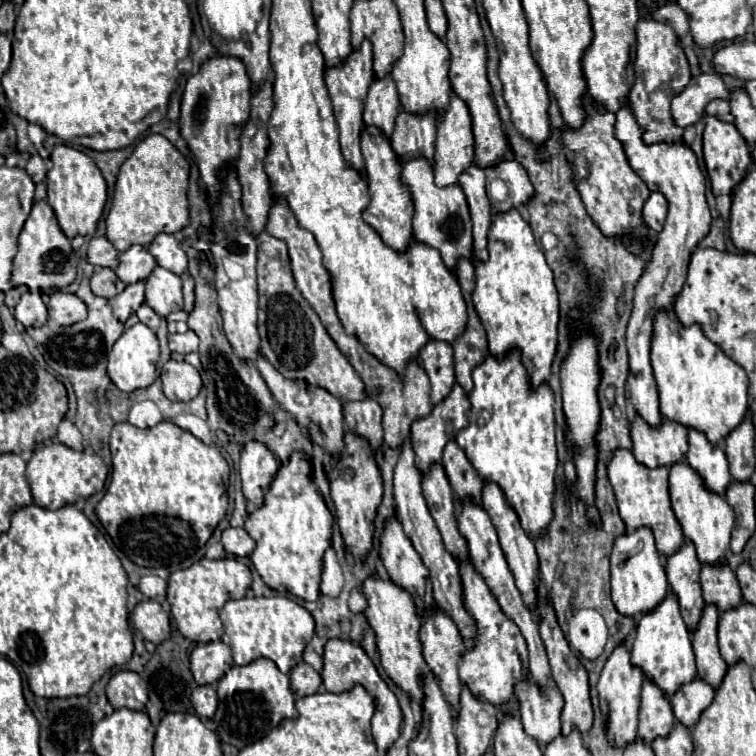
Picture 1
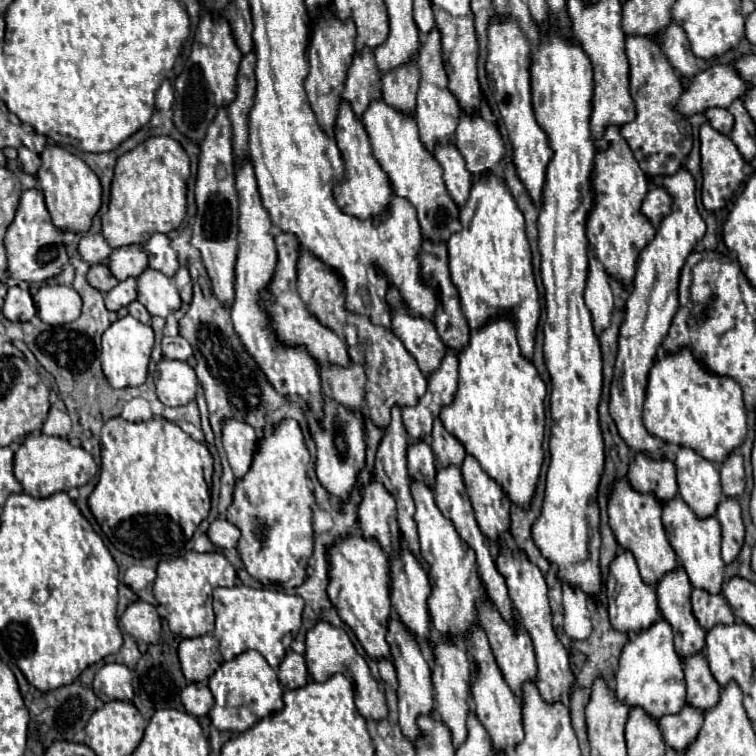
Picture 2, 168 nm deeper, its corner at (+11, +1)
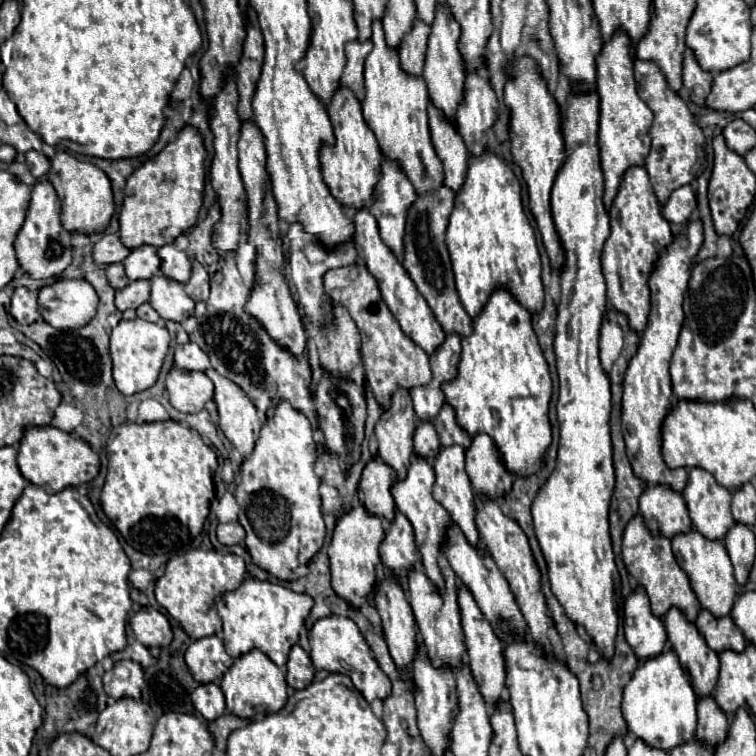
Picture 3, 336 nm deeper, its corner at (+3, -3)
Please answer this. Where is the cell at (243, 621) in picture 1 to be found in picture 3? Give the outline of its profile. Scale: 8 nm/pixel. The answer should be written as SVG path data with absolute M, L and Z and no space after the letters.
M245 579L239 589L225 593L217 601L219 617L223 619L223 641L231 657L249 653L251 649L261 649L277 667L283 667L289 649L297 643L299 631L313 607L313 599L307 593L295 593L279 583L269 583L261 579Z

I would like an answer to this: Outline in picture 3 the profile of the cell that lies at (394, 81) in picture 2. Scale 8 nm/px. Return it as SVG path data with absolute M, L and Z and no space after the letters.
M415 19L411 33L407 33L405 39L403 39L401 45L399 45L401 67L403 67L407 73L411 73L411 75L421 75L421 73L423 73L429 29L431 29L431 27L429 27L427 23L423 23L421 19Z

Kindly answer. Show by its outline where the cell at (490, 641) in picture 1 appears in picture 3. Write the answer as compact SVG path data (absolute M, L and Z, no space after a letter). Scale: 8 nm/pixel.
M413 455L411 457L411 463L409 463L409 469L407 469L407 477L405 479L399 479L393 487L391 487L391 493L393 493L393 499L395 499L395 505L397 509L411 521L413 525L413 531L415 531L415 543L417 543L417 549L421 553L421 559L423 559L423 569L427 573L427 577L435 583L435 585L441 585L441 571L437 569L437 549L443 547L443 539L445 539L445 529L449 529L449 525L453 523L449 513L443 509L441 503L437 503L431 495L431 487L433 487L433 467L427 459L419 457L419 455Z

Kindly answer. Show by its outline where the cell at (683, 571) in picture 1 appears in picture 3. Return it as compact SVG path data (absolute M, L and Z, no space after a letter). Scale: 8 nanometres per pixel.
M675 607L669 609L663 623L665 623L665 629L667 629L667 639L671 643L671 649L677 653L679 663L681 663L685 675L689 677L697 699L709 697L713 693L713 689L717 685L717 677L719 677L719 657L717 657L717 653L705 645L705 639L699 635L697 627L693 623L689 623L679 609L675 609Z

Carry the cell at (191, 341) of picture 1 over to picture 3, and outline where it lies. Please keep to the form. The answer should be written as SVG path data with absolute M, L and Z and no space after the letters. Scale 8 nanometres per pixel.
M185 343L175 347L175 367L185 371L207 371L211 361L195 343Z

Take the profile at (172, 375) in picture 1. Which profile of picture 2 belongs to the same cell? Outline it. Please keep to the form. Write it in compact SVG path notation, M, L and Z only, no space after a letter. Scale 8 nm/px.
M161 359L157 363L155 387L157 387L157 397L163 405L179 407L195 399L197 377L193 367L189 367L185 361Z

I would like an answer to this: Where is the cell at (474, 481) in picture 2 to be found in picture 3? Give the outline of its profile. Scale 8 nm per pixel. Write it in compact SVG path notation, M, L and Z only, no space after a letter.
M477 433L465 451L465 469L475 489L485 489L493 497L501 497L513 485L513 473L503 465L501 455L487 433Z

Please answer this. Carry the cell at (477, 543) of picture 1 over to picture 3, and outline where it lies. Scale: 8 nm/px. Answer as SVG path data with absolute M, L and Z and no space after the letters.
M461 445L441 447L437 459L433 461L435 471L435 483L433 483L433 497L447 509L451 519L461 527L465 537L469 537L471 545L479 543L479 533L473 521L473 485L465 471L465 449Z

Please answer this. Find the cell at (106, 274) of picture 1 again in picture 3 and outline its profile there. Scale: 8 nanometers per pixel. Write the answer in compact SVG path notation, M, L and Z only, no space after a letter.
M113 263L113 265L107 265L107 279L109 279L109 283L113 285L113 289L123 289L127 283L129 283L129 279L127 279L127 275L125 275L125 269L123 269L123 265L121 263Z

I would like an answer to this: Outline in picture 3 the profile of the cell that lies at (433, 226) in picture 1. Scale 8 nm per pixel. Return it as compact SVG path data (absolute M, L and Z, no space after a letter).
M381 19L373 21L373 51L365 59L365 99L363 117L375 133L379 147L387 159L395 159L407 173L417 193L437 189L443 181L443 165L431 145L427 125L427 85L423 77L409 75L399 65L397 49L385 43Z

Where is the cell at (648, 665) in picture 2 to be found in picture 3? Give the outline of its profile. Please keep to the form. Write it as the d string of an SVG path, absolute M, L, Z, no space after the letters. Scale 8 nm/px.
M665 649L659 657L641 661L633 673L623 693L623 719L627 721L627 729L649 747L671 751L695 737L695 705L697 697L677 661L677 655L671 649Z

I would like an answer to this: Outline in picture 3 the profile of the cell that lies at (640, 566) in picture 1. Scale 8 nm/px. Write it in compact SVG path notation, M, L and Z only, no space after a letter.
M641 587L625 601L625 639L643 661L661 655L667 645L665 627L651 613L649 599Z

